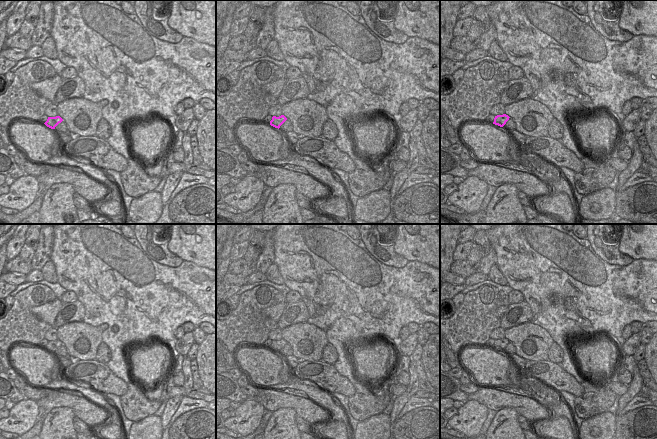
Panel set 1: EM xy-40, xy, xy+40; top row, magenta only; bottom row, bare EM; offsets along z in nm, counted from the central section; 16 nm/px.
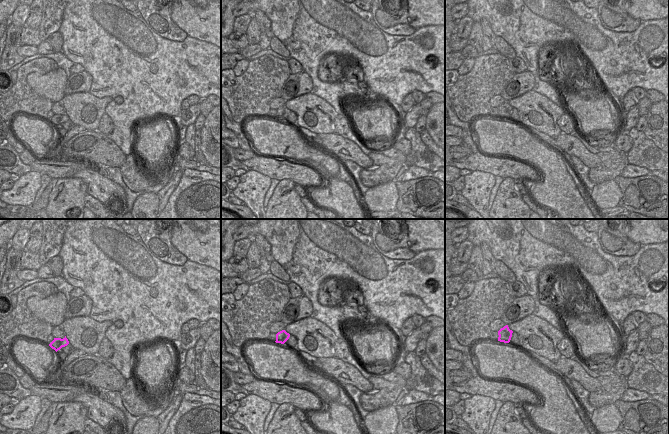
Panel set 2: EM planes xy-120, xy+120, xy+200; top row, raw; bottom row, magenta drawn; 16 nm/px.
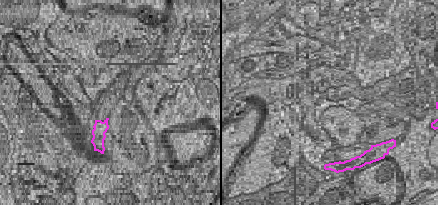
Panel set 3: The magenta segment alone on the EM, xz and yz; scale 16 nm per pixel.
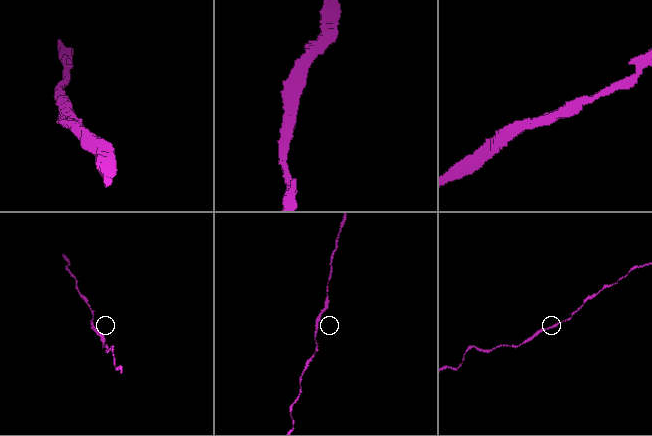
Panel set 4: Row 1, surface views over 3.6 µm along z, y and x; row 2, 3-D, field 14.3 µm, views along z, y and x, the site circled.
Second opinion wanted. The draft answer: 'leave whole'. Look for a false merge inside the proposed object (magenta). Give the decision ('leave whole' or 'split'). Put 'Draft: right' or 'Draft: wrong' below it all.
leave whole
Draft: right

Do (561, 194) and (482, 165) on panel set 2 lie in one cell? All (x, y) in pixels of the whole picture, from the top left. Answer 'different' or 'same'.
different

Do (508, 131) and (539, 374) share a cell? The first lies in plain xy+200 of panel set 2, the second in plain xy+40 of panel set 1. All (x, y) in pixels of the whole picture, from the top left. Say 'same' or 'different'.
different

